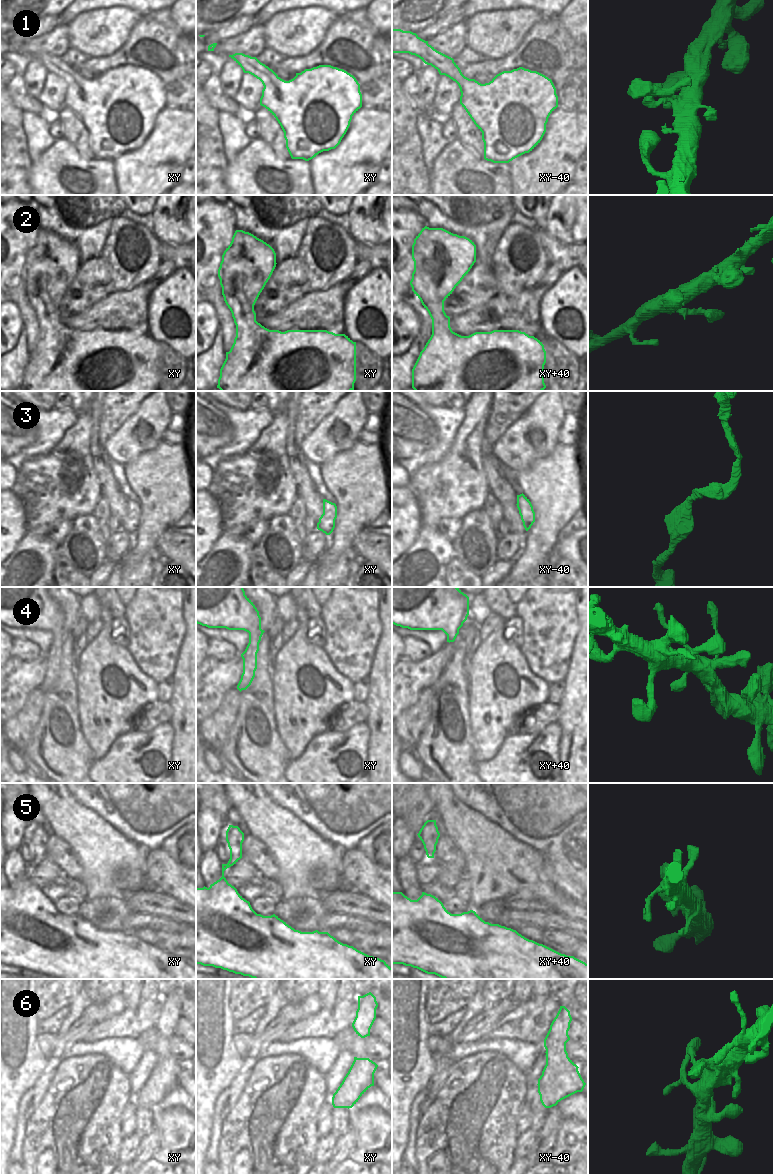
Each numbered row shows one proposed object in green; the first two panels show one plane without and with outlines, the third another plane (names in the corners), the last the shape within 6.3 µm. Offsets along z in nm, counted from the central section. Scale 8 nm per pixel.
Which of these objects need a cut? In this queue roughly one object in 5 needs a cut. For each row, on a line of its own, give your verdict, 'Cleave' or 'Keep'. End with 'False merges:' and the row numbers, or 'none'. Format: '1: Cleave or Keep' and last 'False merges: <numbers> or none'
1: Keep
2: Keep
3: Keep
4: Keep
5: Keep
6: Keep
False merges: none

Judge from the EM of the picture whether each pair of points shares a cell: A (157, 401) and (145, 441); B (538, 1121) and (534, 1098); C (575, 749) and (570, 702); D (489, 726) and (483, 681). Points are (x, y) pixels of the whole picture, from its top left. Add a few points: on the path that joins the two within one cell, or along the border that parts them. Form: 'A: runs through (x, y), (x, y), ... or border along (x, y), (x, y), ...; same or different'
A: runs through (154, 411), (153, 416), (146, 423), (145, 431); same
B: runs through (538, 1115), (535, 1104); same
C: runs through (575, 737), (575, 714); same
D: runs through (492, 715), (492, 692); same

